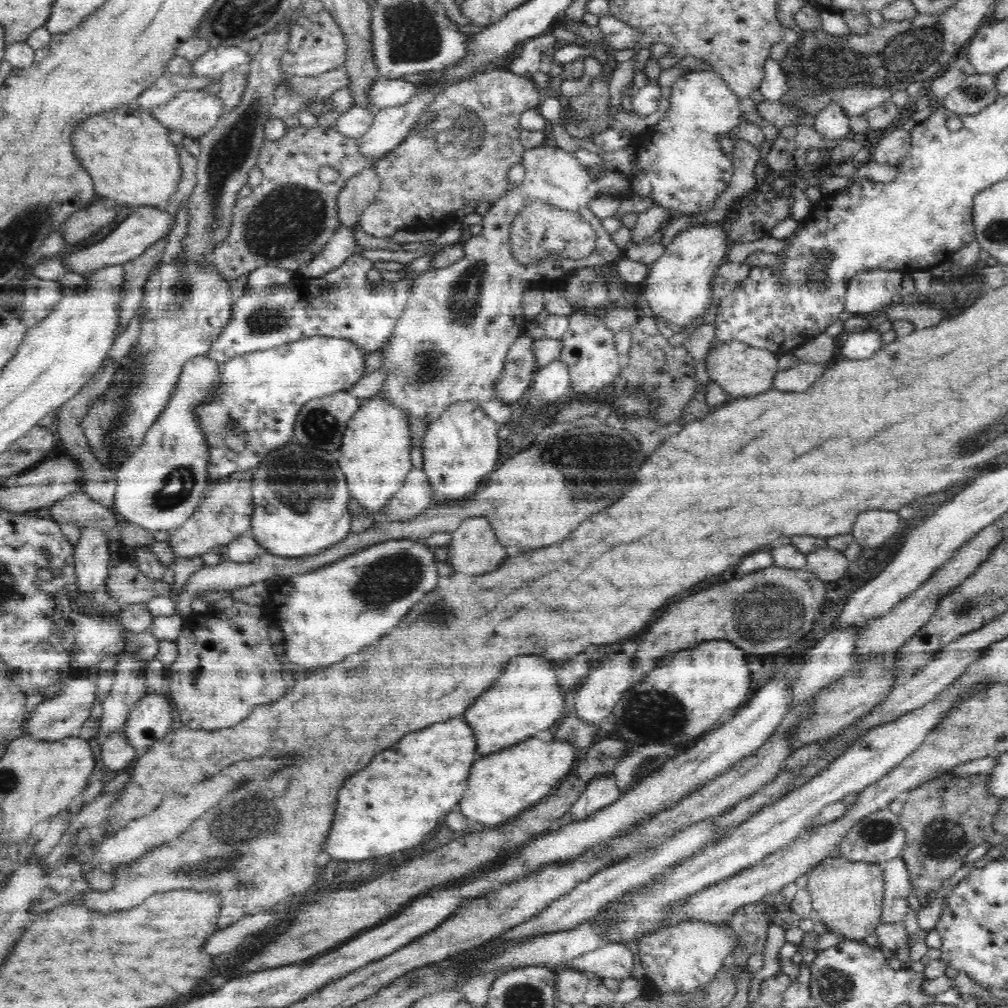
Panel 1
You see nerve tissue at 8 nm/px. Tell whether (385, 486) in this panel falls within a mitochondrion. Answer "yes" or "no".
no

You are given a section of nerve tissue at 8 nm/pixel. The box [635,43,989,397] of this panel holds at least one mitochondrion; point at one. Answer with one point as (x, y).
(970, 91)

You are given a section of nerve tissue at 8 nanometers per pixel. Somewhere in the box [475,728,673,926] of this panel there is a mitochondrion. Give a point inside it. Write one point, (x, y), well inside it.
(493, 906)

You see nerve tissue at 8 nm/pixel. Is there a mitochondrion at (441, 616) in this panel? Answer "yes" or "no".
yes

